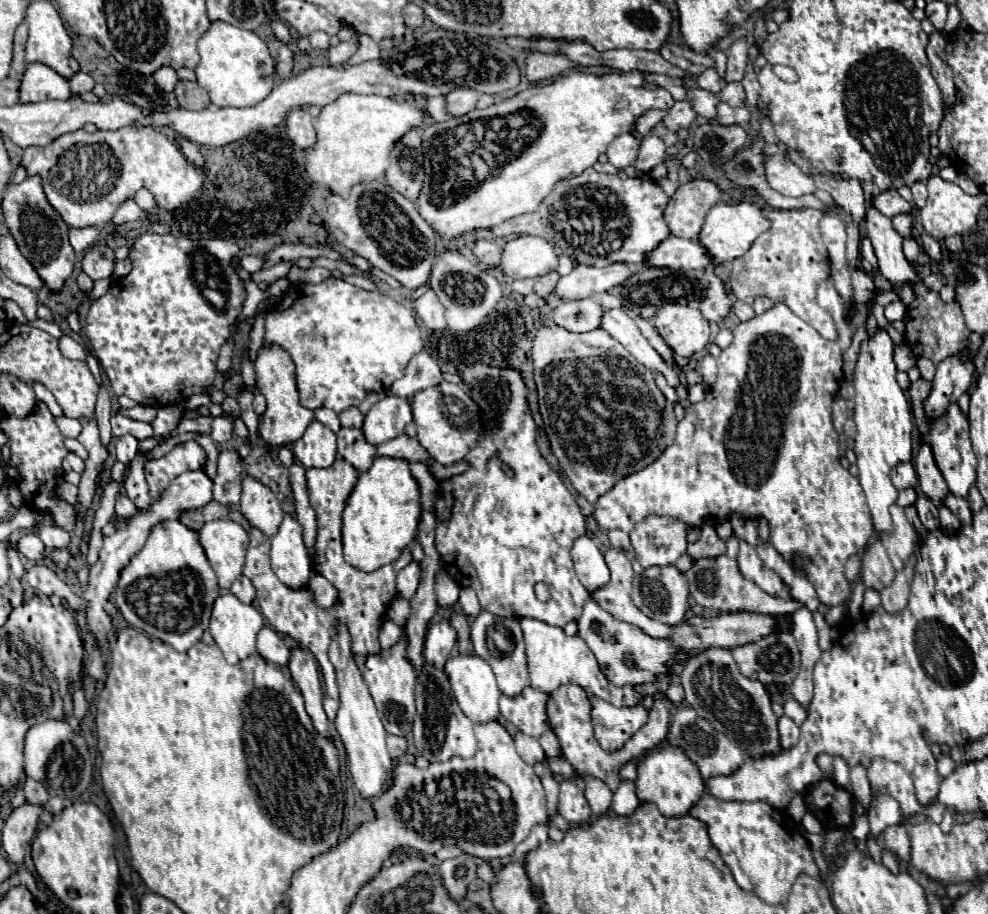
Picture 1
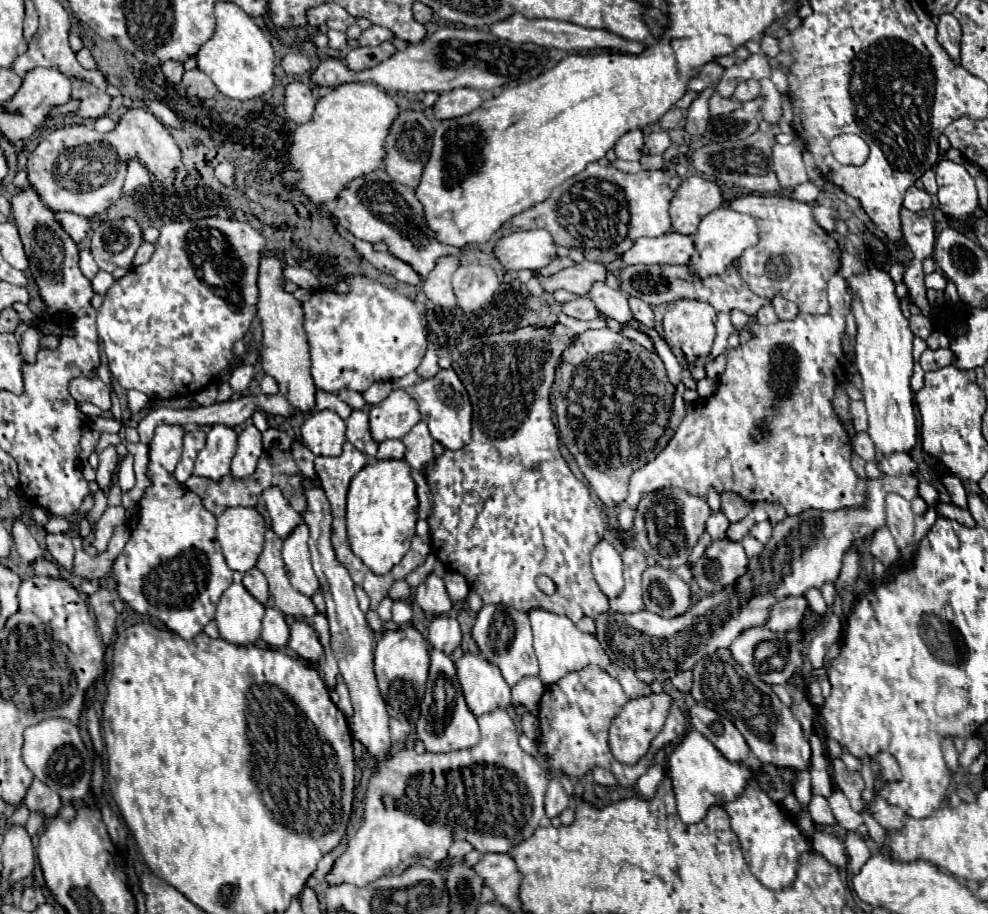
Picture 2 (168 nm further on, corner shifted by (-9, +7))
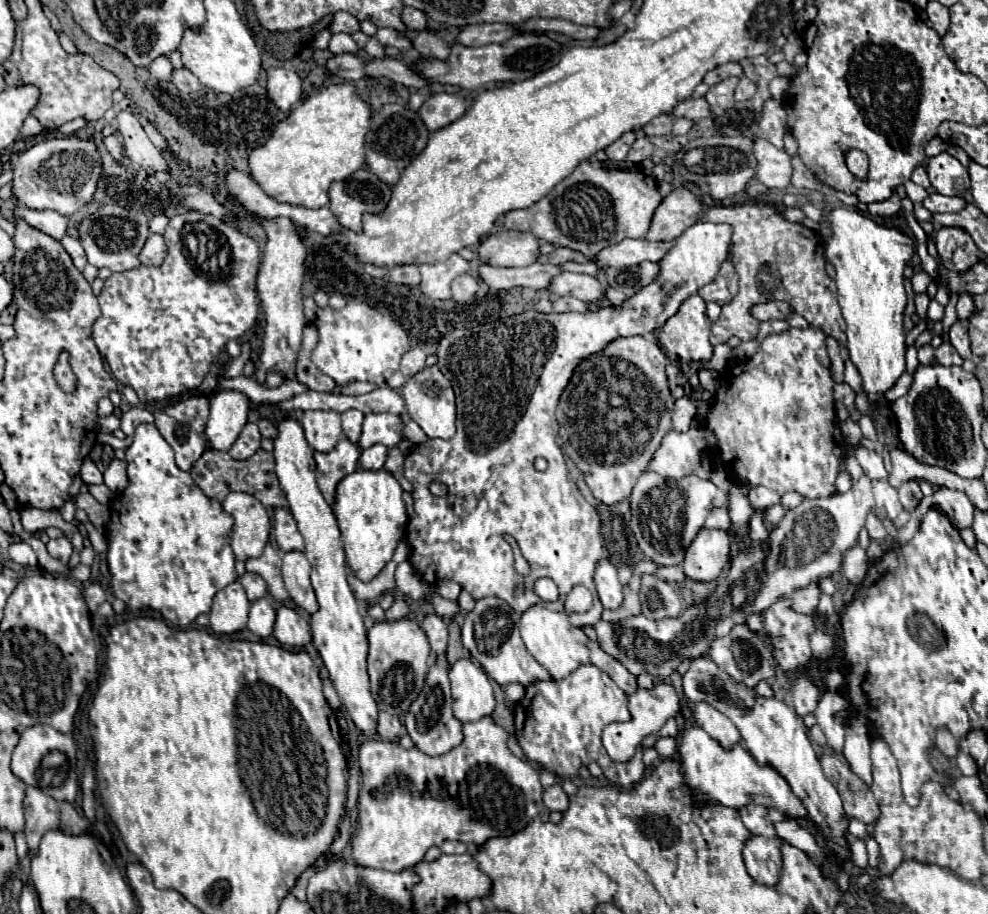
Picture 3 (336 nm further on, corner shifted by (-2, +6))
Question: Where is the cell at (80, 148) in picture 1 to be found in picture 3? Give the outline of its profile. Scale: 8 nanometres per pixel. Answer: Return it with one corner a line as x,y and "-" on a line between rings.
55,137
23,151
13,167
13,195
29,209
53,209
65,217
93,201
101,177
101,153
93,139

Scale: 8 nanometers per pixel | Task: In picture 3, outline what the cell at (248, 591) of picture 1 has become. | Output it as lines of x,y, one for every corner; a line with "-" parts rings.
247,571
247,573
239,579
239,583
243,585
243,589
245,589
249,601
257,601
257,599
261,599
261,597
265,595
265,591
267,591
265,581
263,581
257,573
249,573
249,571

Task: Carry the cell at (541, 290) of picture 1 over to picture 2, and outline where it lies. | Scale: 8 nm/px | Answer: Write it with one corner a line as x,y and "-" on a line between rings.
554,258
548,266
544,266
540,272
544,272
544,276
552,276
552,272
560,272
560,270
564,270
564,268
568,268
568,266
572,266
574,262
572,262
572,258

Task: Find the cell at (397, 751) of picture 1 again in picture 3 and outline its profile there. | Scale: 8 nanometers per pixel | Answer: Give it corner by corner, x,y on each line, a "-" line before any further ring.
381,711
379,713
379,727
377,727
377,733
383,741
395,741
399,737
399,729
401,729
401,723
397,717
391,717
389,713

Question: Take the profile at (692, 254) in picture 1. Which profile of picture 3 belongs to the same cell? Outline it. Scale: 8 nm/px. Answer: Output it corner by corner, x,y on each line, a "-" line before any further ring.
625,239
613,247
603,249
595,261
601,267
625,267
625,265
639,265
641,261
655,261
659,263
665,253
673,247
671,241
647,241
647,239

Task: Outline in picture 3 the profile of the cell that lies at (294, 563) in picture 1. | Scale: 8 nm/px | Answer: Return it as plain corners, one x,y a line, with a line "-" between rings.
276,547
275,549
279,551
279,555
283,556
281,573
283,573
285,589
289,591
293,603
299,605
301,609
305,609
307,613
315,613
319,609
319,605
317,605
317,599
315,599
315,593
313,593
313,587
309,581
311,565
309,565
305,553
289,551
284,555
280,549

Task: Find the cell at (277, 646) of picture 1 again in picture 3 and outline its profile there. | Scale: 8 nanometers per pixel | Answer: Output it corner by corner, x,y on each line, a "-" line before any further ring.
255,601
251,603
251,611
249,611
249,631
255,633
257,637
265,639
273,633
273,625
275,625
275,619
277,619
277,613
275,613
275,607
269,603
269,601

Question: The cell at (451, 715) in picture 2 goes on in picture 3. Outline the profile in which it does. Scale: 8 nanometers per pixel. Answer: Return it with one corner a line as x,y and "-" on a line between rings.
431,665
427,677
425,677
425,687
421,689
419,697
413,701
407,717
405,717
405,727
417,749
423,753
437,757
447,753
449,749
461,745
463,741
463,723
455,719
453,715
453,699
451,699
451,689
449,689
449,679
447,679
447,669
439,665

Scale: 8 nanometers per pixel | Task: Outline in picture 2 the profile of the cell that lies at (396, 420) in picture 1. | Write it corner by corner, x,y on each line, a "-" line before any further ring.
394,390
386,400
370,408
370,432
376,442
402,440
420,420
416,400
406,390

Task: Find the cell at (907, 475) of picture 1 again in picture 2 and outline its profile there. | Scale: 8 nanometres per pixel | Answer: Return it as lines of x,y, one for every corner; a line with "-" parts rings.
892,454
880,462
876,462
878,470
888,476
898,476
898,474
918,474
916,462
908,454

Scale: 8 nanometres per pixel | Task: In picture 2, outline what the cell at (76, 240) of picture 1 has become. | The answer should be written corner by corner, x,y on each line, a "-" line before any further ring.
56,212
54,218
74,242
82,242
84,236
90,230
90,220
84,218
84,216
76,216
76,214
70,214
70,212

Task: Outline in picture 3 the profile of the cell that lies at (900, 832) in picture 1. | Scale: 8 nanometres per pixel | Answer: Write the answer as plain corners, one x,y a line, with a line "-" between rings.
825,753
821,761
823,761
823,773
835,785
847,817
855,817
865,825
875,823
881,811
869,785
863,779
859,779
849,769
847,761
843,761
839,755

